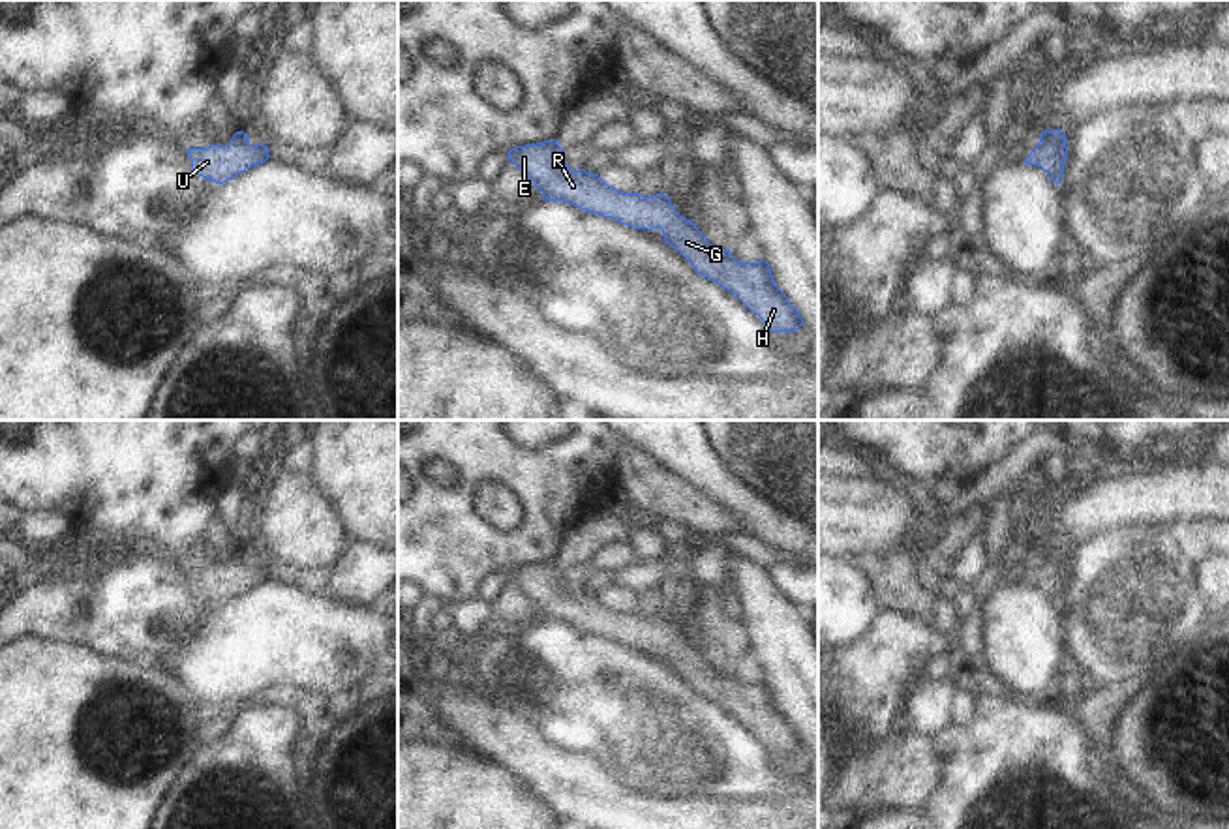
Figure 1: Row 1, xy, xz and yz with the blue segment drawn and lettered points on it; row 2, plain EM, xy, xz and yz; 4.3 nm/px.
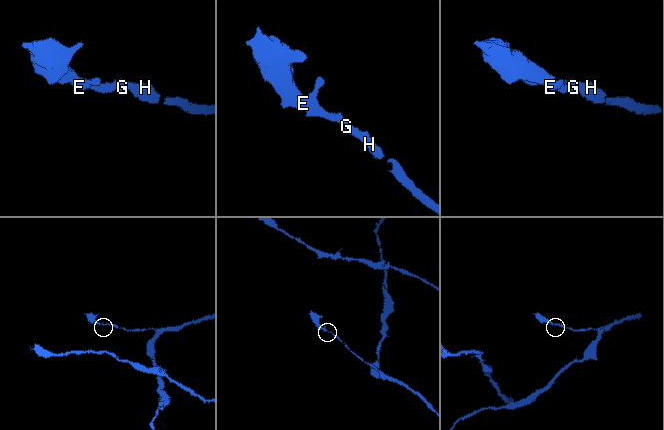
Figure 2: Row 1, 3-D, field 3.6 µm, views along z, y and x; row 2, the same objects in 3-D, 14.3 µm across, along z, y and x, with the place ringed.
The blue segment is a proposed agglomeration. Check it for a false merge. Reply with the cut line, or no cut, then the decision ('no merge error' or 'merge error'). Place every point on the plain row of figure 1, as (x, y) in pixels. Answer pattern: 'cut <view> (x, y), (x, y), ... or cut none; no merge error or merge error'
cut none; no merge error

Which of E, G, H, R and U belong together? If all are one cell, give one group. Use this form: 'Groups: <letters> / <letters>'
Groups: E G H R U.

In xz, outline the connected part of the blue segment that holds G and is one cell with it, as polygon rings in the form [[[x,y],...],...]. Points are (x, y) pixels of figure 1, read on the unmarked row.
[[[555,559],[512,568],[508,581],[535,602],[546,621],[565,621],[634,649],[660,649],[664,662],[698,694],[736,715],[771,752],[794,752],[803,745],[799,731],[775,705],[764,679],[739,683],[730,670],[713,668],[690,640],[675,632],[668,615],[623,613],[599,595],[572,591]]]

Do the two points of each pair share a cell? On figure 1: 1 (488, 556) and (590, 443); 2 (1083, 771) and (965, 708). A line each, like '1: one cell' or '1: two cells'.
1: one cell
2: two cells

